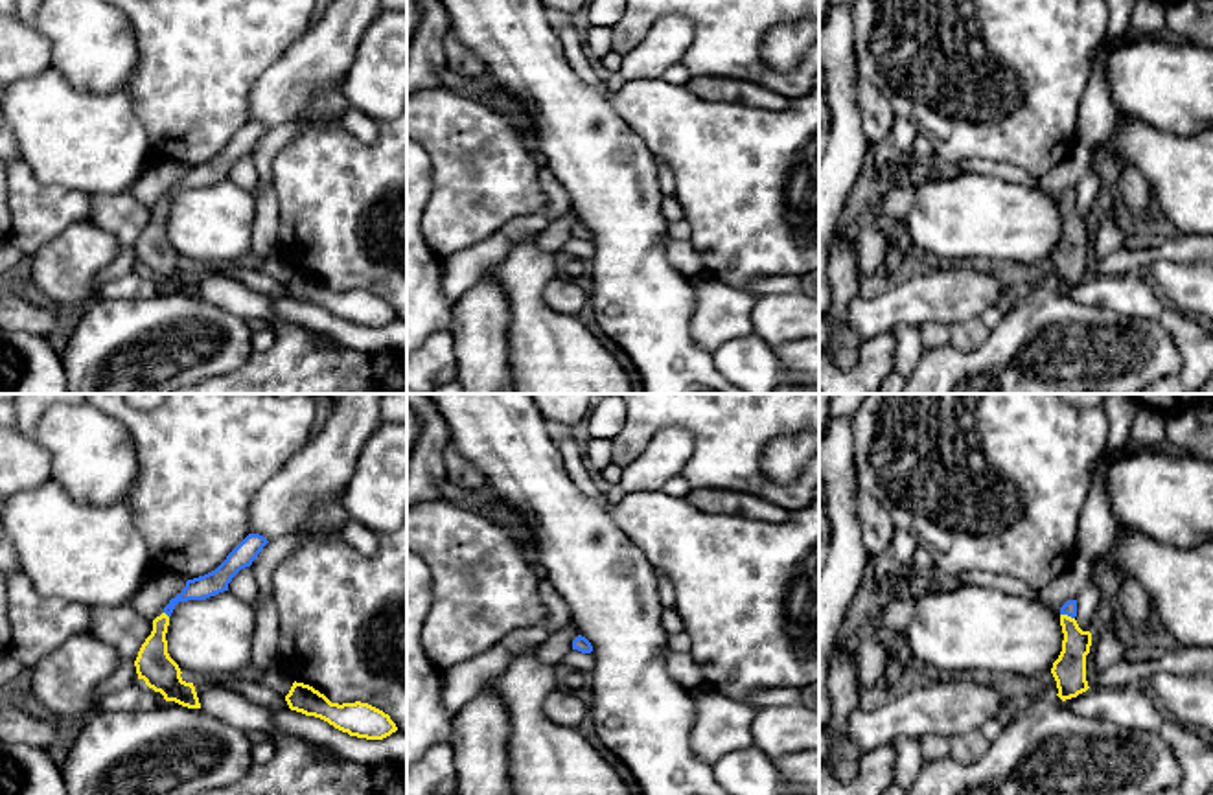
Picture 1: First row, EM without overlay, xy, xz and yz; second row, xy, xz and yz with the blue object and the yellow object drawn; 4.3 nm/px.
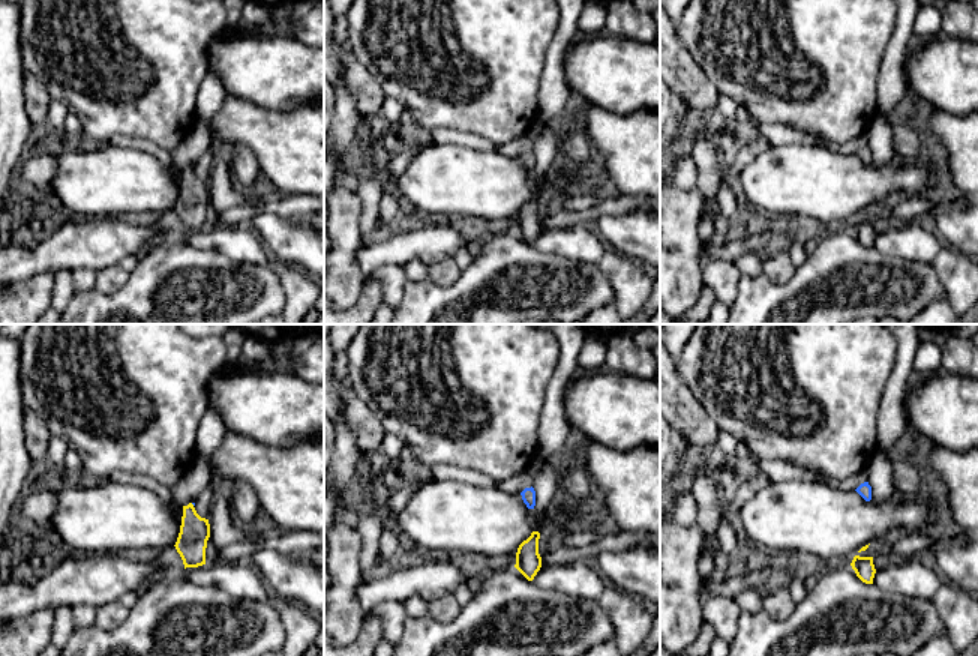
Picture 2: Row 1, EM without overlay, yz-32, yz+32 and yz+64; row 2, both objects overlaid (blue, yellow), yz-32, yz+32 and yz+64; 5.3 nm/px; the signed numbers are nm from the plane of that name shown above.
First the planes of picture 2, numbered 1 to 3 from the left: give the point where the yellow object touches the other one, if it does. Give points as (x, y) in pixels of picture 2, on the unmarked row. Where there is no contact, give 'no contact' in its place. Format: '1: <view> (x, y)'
1: no contact
2: no contact
3: no contact

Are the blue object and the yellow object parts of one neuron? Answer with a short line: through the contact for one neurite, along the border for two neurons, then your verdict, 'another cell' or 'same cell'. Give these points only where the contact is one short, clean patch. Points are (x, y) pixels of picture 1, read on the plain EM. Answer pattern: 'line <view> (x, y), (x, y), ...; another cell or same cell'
line yz (1070, 195), (1068, 203), (1072, 219), (1070, 256); same cell

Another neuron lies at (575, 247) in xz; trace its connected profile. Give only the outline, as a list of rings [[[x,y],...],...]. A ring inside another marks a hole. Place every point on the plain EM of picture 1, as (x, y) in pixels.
[[[571,236],[563,247],[563,256],[578,258],[578,259],[589,263],[591,258],[595,256],[595,245],[593,245],[593,241],[582,241],[582,239]]]

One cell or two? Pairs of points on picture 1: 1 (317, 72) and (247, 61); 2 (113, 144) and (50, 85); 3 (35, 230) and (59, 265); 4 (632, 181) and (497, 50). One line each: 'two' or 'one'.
1: two
2: one
3: two
4: one

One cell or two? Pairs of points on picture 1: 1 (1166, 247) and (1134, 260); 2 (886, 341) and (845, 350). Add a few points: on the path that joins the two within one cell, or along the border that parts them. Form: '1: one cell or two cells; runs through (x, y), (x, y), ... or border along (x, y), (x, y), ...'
1: one cell; runs through (1158, 253), (1142, 260)
2: two cells; border along (864, 341), (858, 359), (840, 370)

